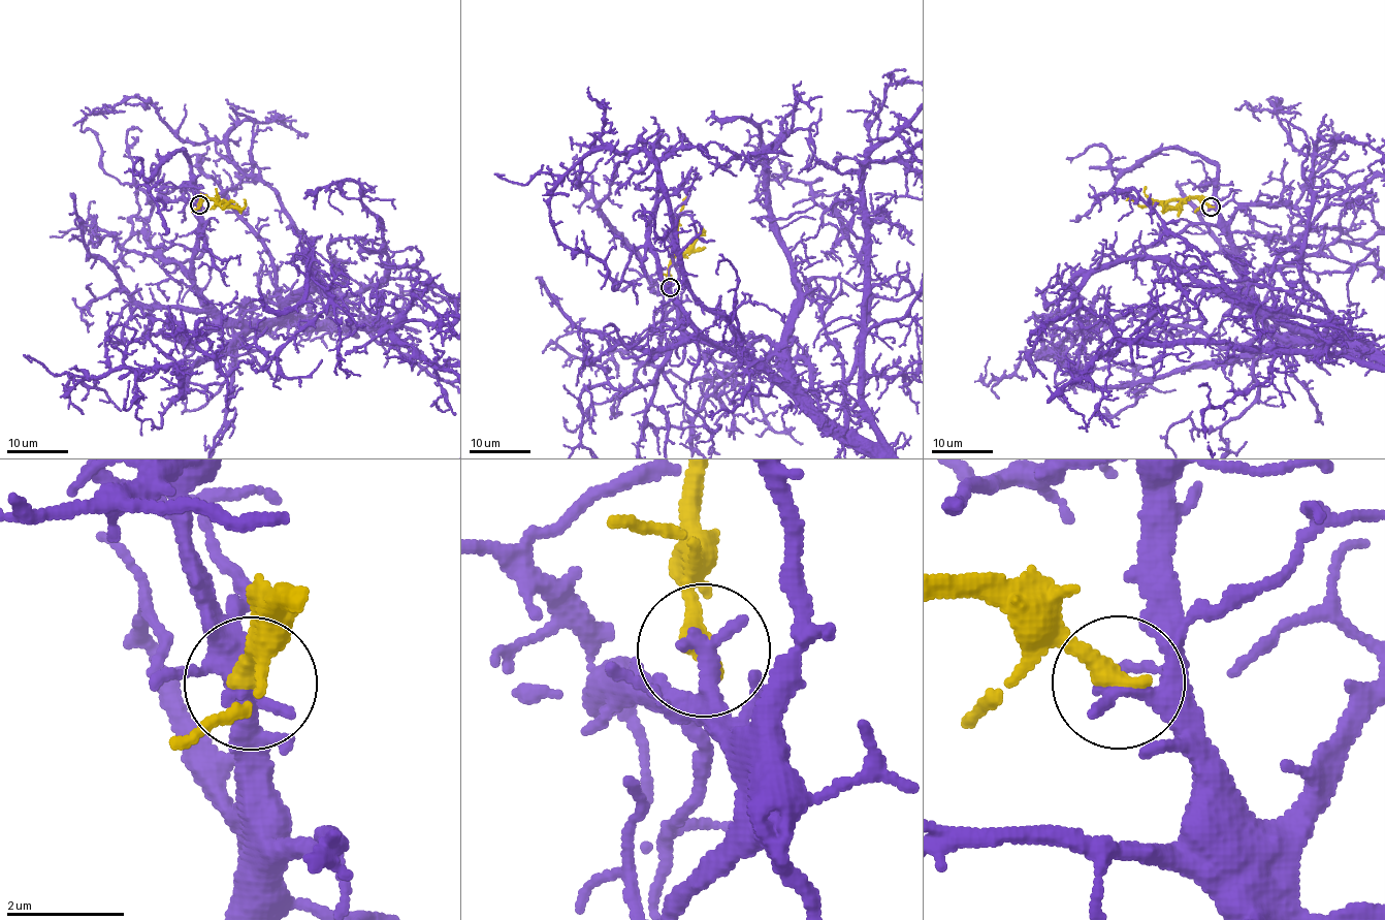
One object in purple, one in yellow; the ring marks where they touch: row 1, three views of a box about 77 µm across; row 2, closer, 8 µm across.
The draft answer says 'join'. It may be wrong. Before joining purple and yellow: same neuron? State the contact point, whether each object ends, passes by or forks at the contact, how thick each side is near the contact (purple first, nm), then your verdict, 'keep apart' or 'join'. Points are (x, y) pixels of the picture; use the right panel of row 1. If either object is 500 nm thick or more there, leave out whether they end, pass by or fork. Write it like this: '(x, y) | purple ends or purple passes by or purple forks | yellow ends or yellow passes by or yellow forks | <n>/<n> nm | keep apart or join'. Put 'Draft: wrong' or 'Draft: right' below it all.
(1211, 207) | purple passes by | yellow ends | 280/400 nm | join
Draft: right

